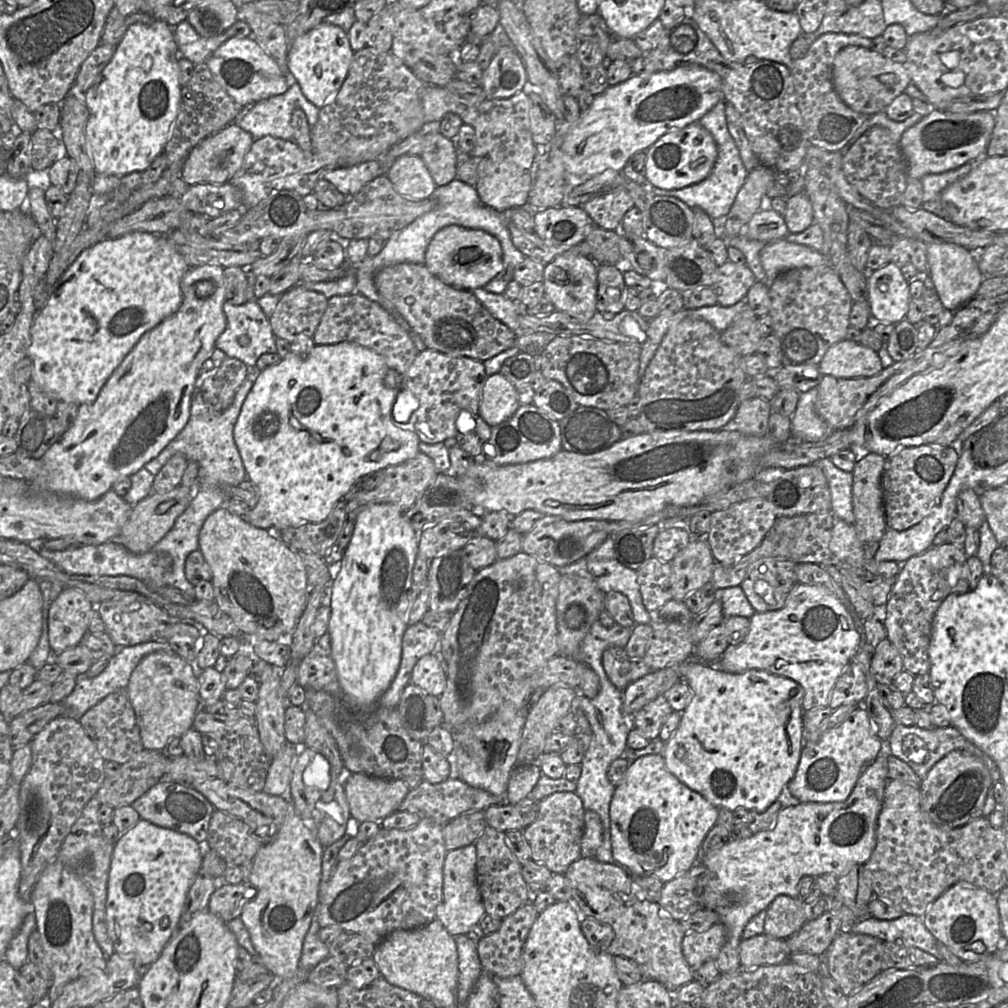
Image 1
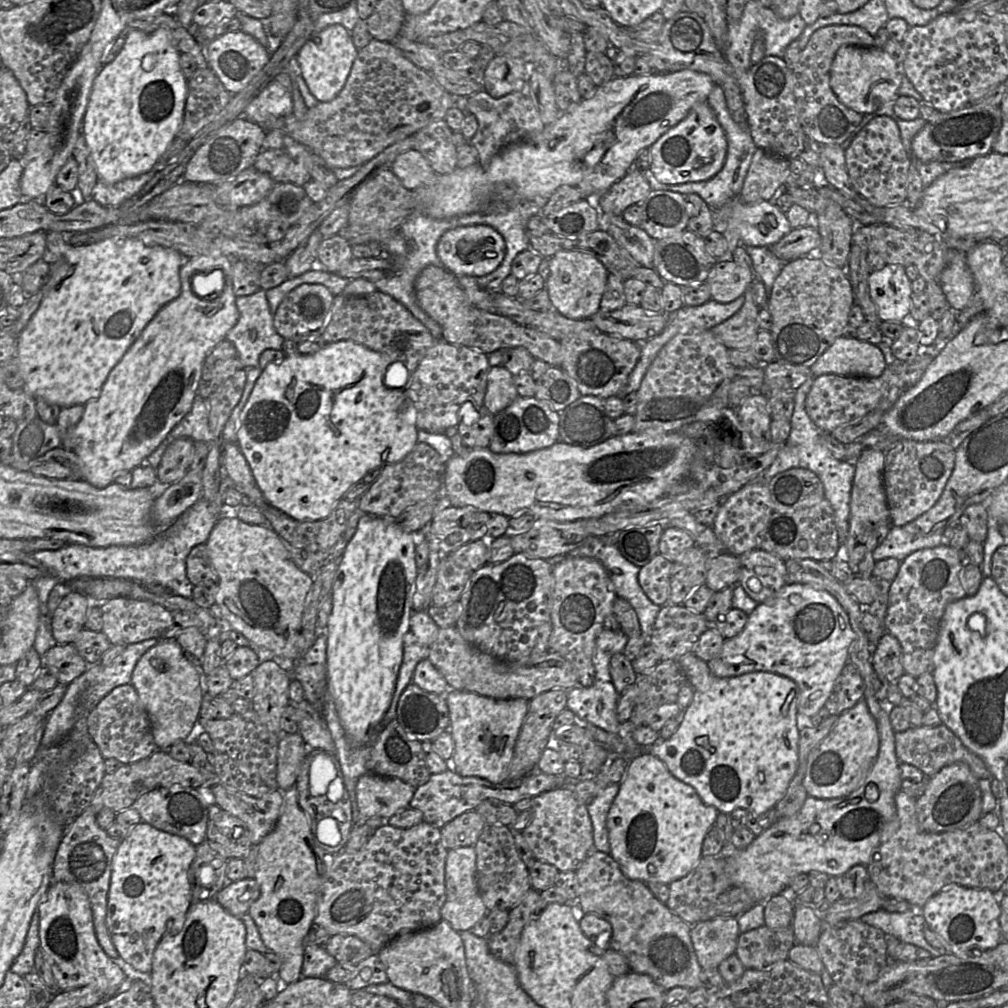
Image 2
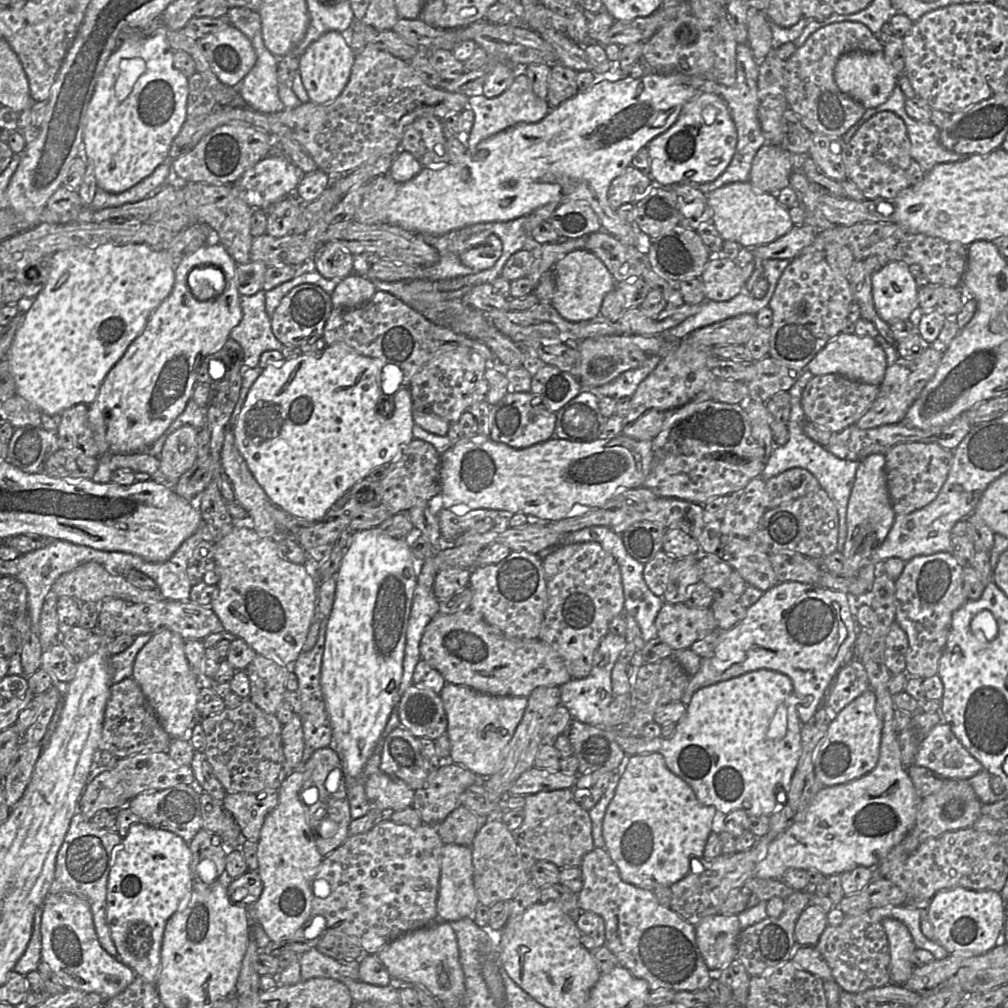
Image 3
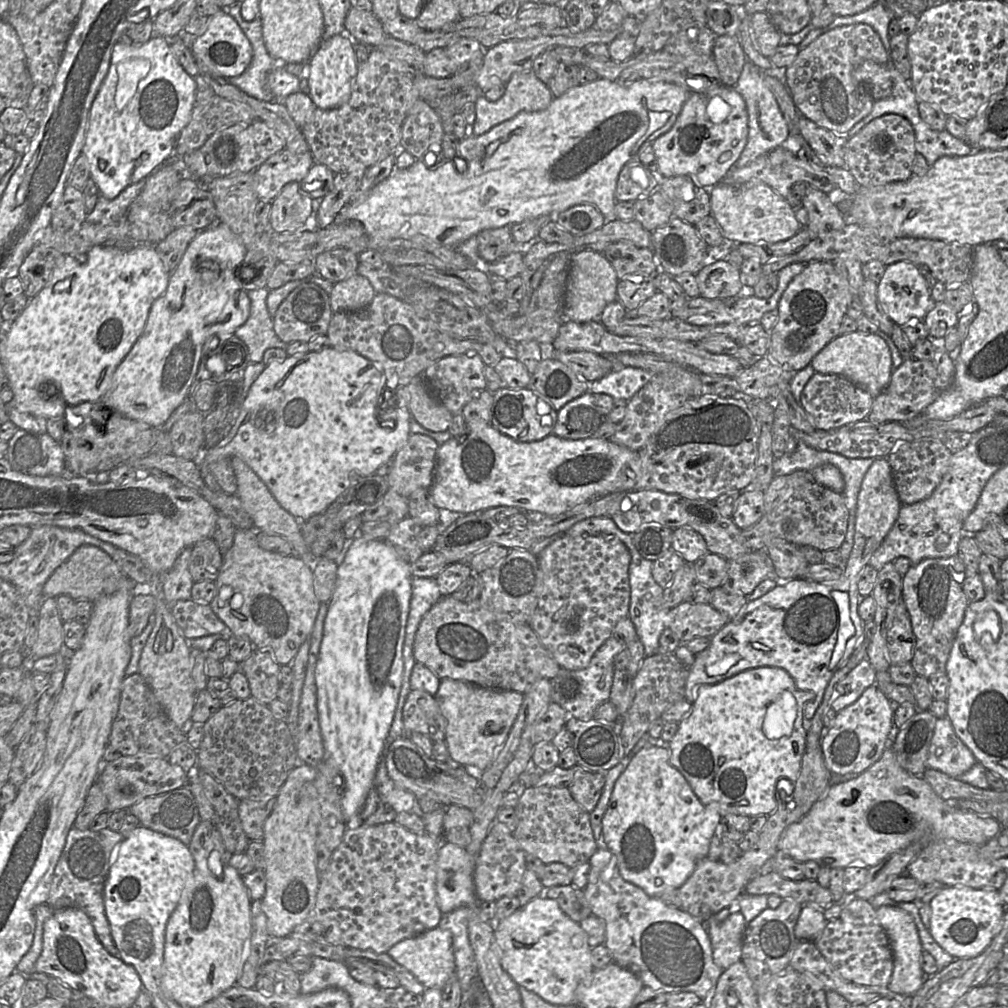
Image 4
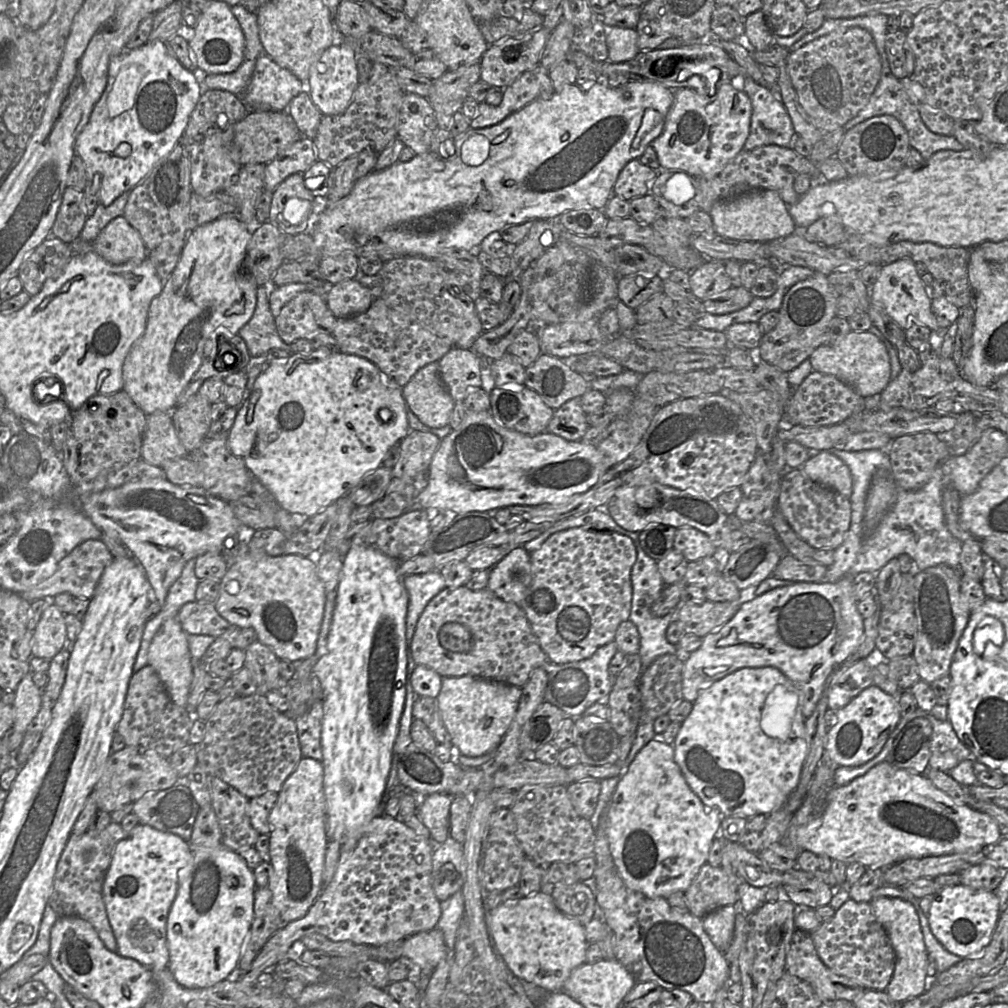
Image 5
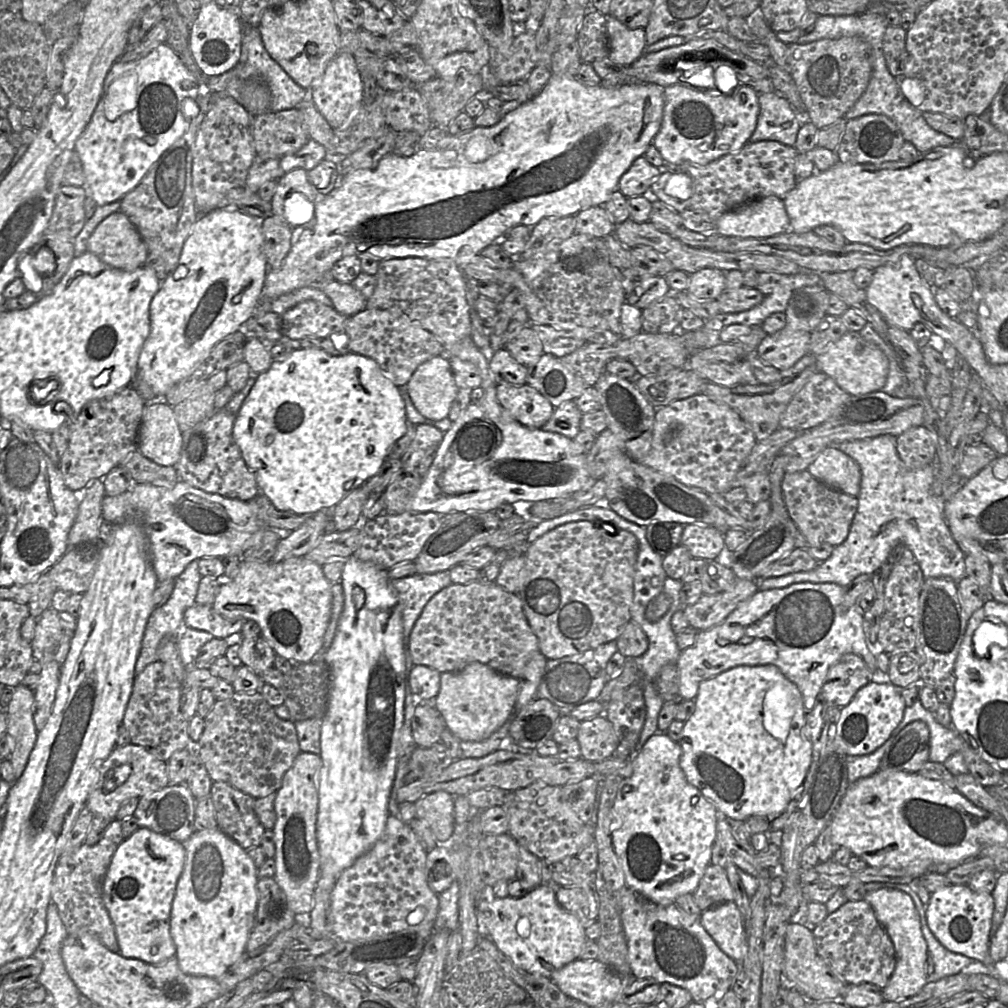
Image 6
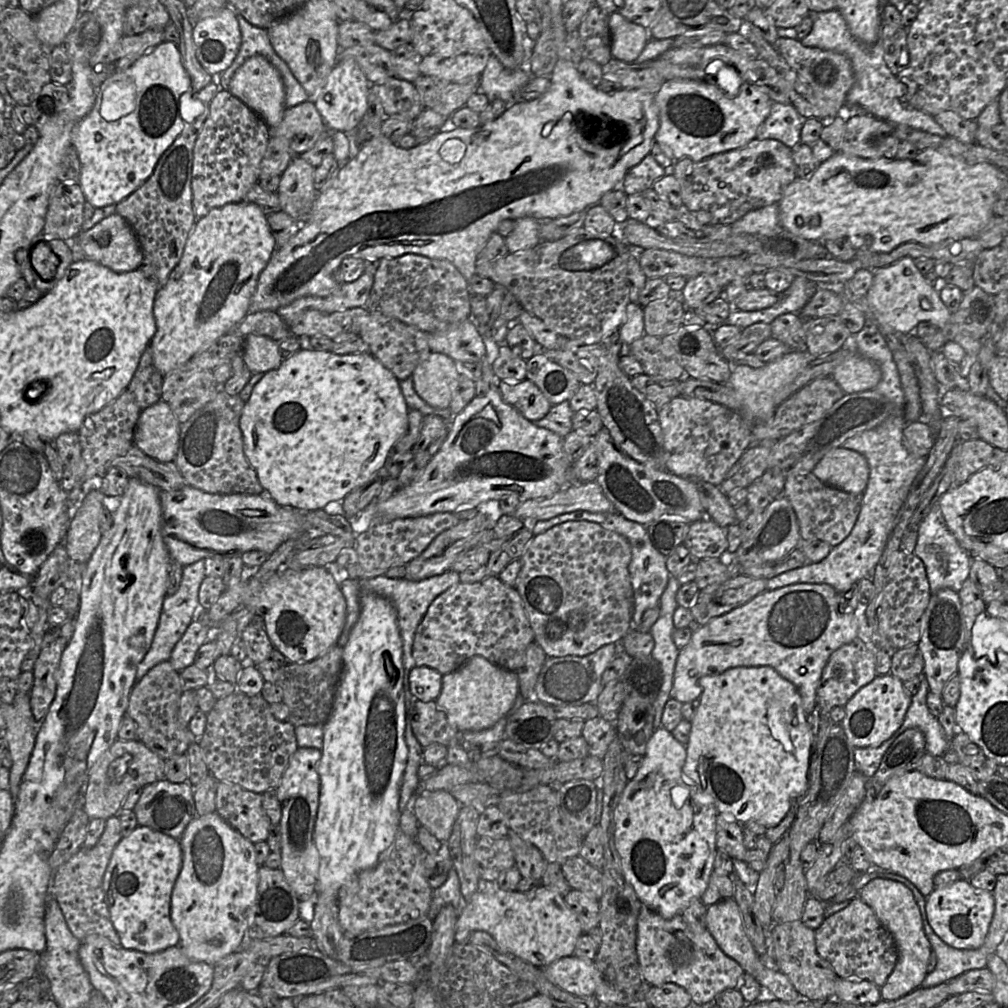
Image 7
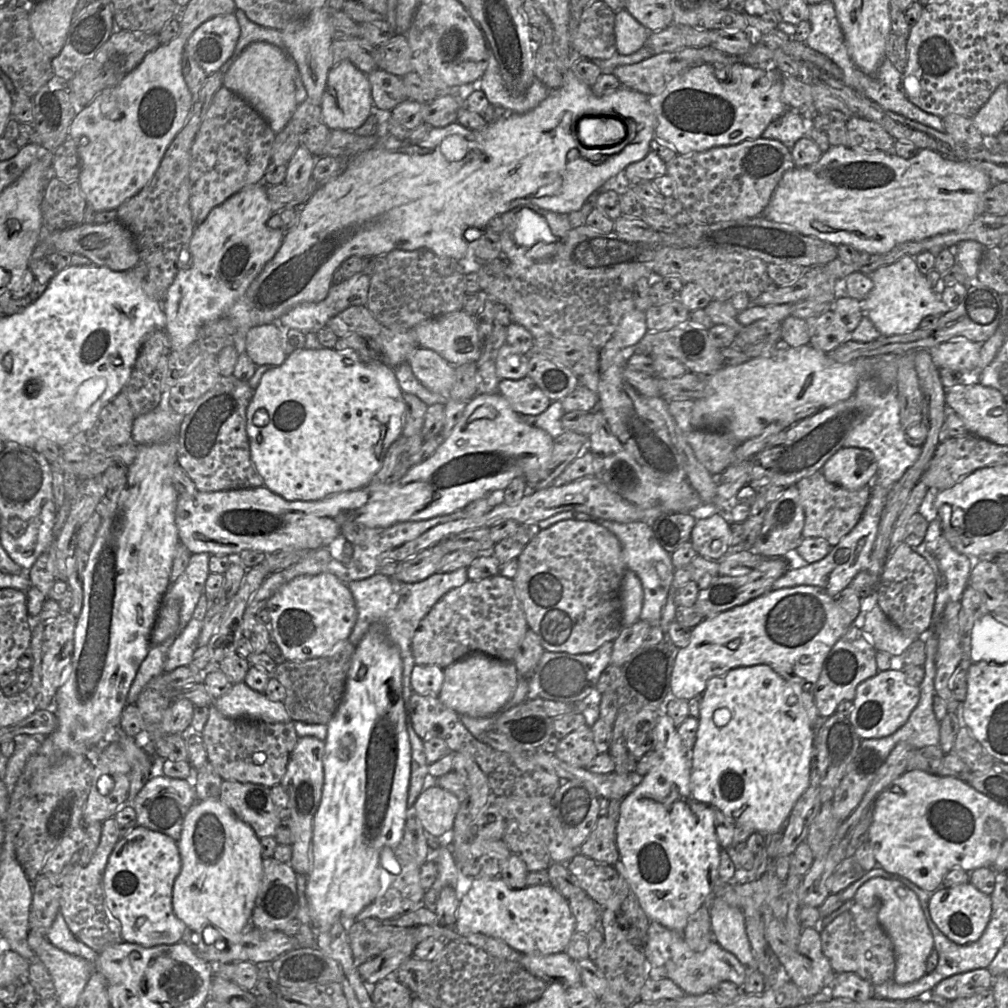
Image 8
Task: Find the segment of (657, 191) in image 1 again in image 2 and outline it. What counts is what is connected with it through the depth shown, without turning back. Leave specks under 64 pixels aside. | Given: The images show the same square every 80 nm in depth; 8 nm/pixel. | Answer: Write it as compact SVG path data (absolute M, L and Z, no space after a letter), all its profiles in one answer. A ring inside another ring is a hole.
M715 84L707 98L707 101L709 106L713 110L719 124L723 128L727 139L727 154L722 169L715 176L708 180L698 182L686 182L681 184L661 183L655 178L650 169L641 172L644 174L645 178L649 182L652 190L666 190L677 192L682 195L695 193L703 198L712 210L718 210L726 205L728 202L738 198L757 146L753 141L748 126L740 125L732 119L731 114L727 108L723 87Z

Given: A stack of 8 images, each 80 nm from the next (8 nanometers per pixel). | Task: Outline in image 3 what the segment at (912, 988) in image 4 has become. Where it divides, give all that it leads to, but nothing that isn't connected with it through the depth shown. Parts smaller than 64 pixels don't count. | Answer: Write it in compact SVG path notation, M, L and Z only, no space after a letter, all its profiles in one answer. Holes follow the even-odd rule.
M885 918L881 924L889 942L891 983L904 985L915 967L913 952L917 947L909 929L900 920Z

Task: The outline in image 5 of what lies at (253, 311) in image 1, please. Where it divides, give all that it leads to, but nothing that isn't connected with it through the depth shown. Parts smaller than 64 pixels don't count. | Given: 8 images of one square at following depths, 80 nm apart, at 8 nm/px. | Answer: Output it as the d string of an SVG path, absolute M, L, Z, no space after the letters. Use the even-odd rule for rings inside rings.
M259 285L254 313L238 332L247 344L250 357L265 357L273 348L291 350L291 345L285 343L277 332L275 318L270 310L269 297L270 286Z

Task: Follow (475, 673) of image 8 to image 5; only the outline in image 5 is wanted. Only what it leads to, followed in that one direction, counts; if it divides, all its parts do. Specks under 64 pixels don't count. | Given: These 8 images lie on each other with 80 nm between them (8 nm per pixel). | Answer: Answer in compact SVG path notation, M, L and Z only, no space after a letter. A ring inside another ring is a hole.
M470 675L443 677L441 690L435 700L454 751L469 757L494 751L515 717L521 696L521 688L514 685Z

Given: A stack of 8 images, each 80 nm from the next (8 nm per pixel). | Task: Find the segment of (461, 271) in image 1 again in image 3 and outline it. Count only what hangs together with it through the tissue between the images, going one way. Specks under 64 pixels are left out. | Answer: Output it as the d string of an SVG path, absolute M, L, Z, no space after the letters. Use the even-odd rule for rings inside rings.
M482 231L471 235L461 244L459 258L465 266L482 271L496 263L502 250L503 245L498 236Z

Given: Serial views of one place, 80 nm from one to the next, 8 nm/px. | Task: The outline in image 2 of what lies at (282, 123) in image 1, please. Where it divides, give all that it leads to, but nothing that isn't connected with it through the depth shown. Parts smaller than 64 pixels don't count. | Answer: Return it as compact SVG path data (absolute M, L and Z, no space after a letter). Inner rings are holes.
M273 79L251 100L244 110L243 118L262 126L270 119L291 113L291 94Z

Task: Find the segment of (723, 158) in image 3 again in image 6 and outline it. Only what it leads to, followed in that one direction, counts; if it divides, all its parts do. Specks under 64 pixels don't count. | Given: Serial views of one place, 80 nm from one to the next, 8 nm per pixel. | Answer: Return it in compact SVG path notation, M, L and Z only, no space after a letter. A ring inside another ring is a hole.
M714 79L713 87L676 84L665 87L663 94L662 123L652 145L668 165L706 165L722 156L736 153L749 142L755 130L759 93L749 85L739 84L730 92L722 92L716 87Z

